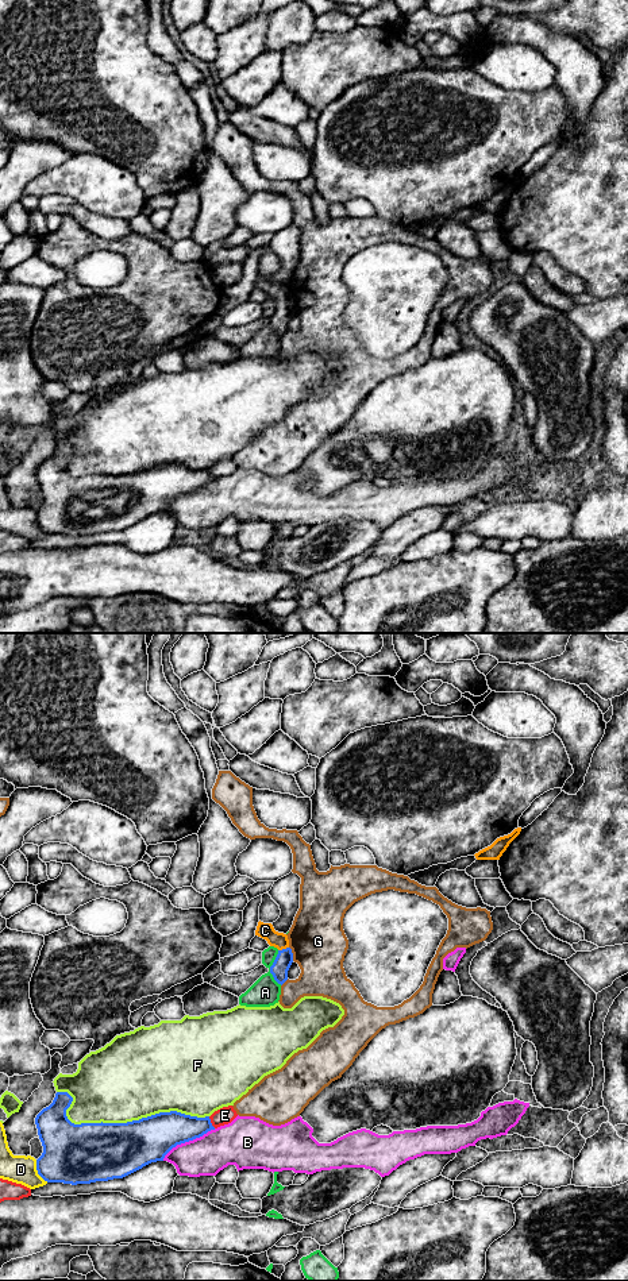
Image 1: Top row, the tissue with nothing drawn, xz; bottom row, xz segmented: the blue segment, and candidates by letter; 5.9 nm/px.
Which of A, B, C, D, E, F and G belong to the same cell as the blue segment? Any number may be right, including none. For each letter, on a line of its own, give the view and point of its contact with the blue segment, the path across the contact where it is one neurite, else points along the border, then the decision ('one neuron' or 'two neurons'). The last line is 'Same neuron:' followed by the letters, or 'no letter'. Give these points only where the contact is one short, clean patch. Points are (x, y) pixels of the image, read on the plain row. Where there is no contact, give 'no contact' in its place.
A: meets blue in xz at (270, 320); two neurons
B: meets blue in xz at (188, 493); two neurons
C: meets blue in xz at (282, 301); runs through xz (278, 321), (282, 315), (282, 301), (265, 282); one neuron
D: meets blue in xz at (38, 524); border along xz (35, 512), (38, 525), (47, 533); two neurons
E: meets blue in xz at (210, 474); two neurons
F: meets blue in xz at (120, 475); two neurons
G: meets blue in xz at (292, 305); two neurons
Same neuron: C

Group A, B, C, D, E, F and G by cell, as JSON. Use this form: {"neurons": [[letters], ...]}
{"neurons": [["A"], ["B"], ["C"], ["D"], ["E"], ["F"], ["G"]]}

